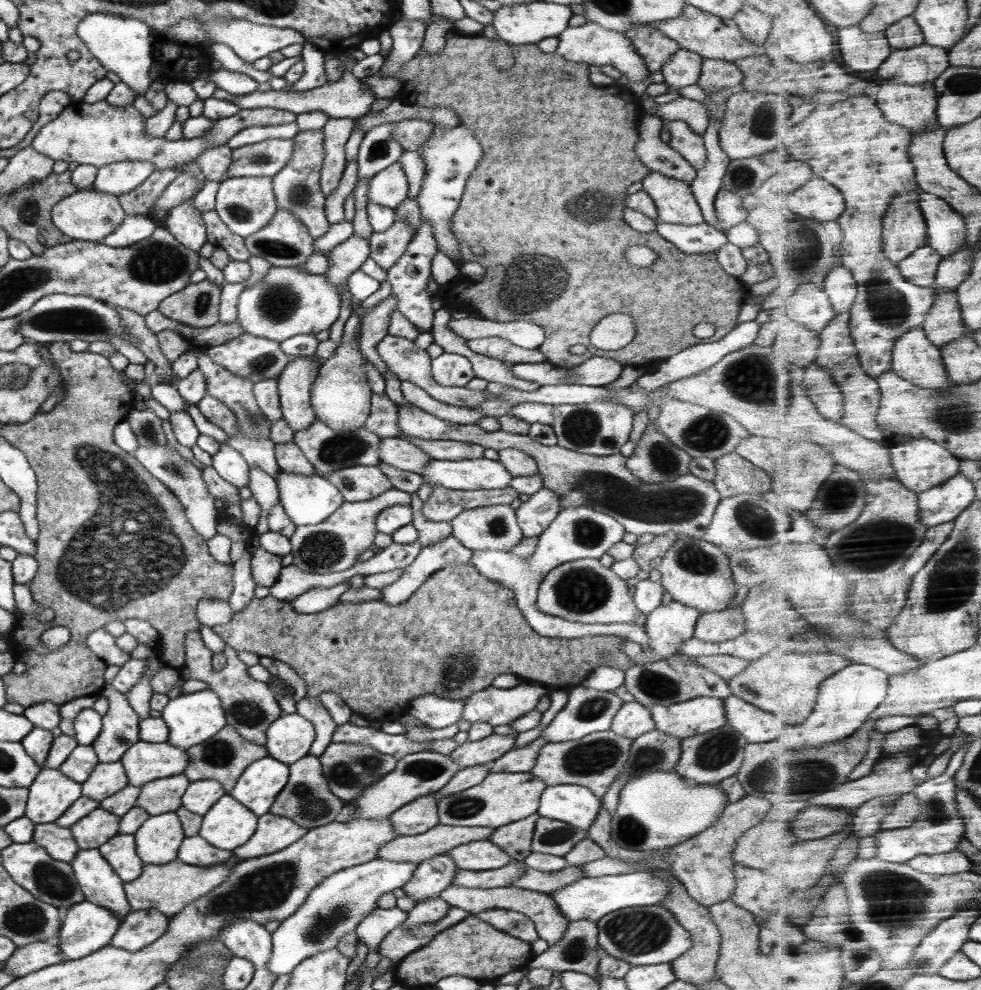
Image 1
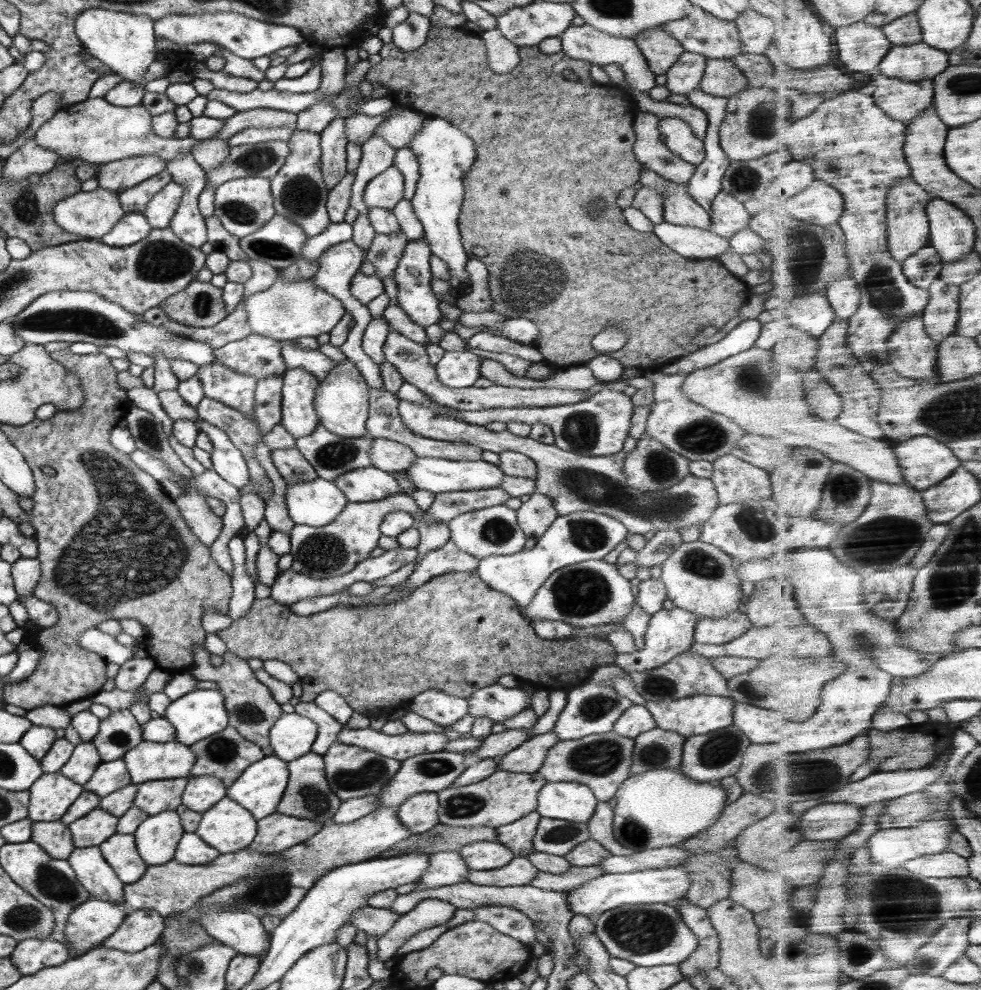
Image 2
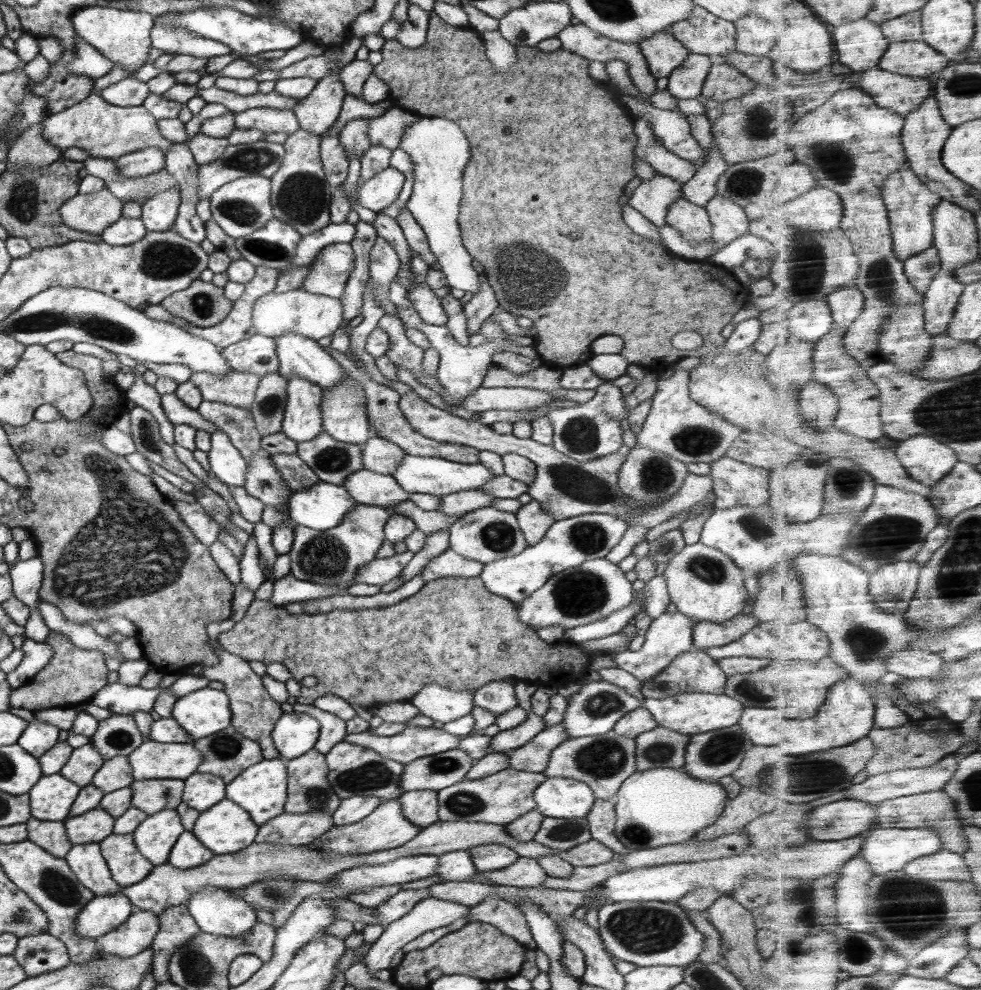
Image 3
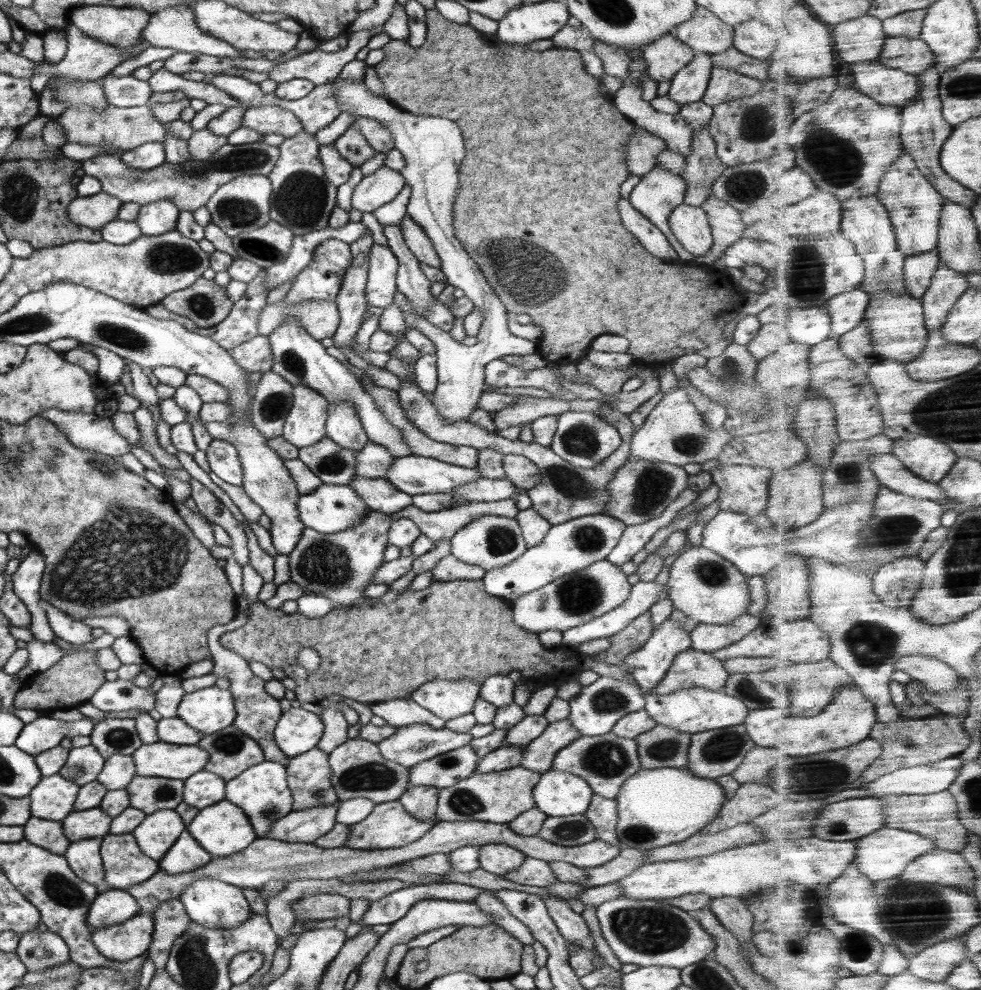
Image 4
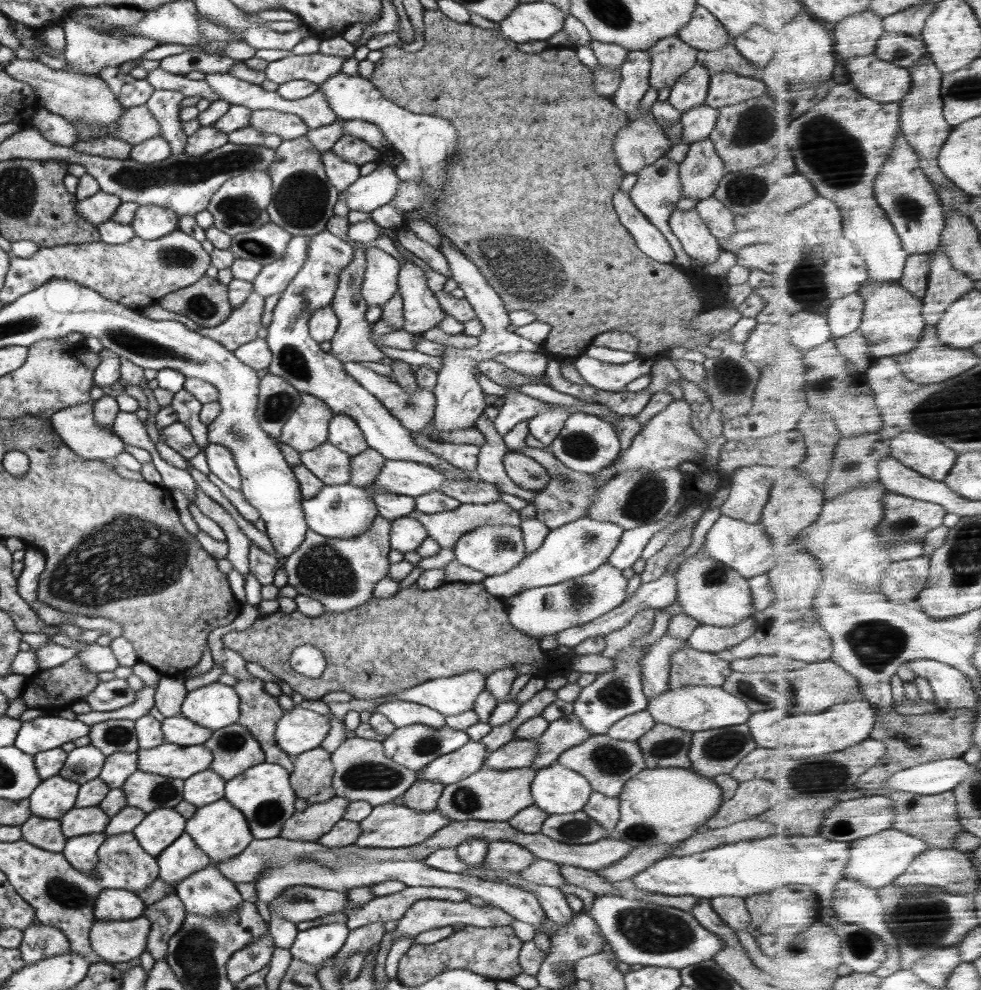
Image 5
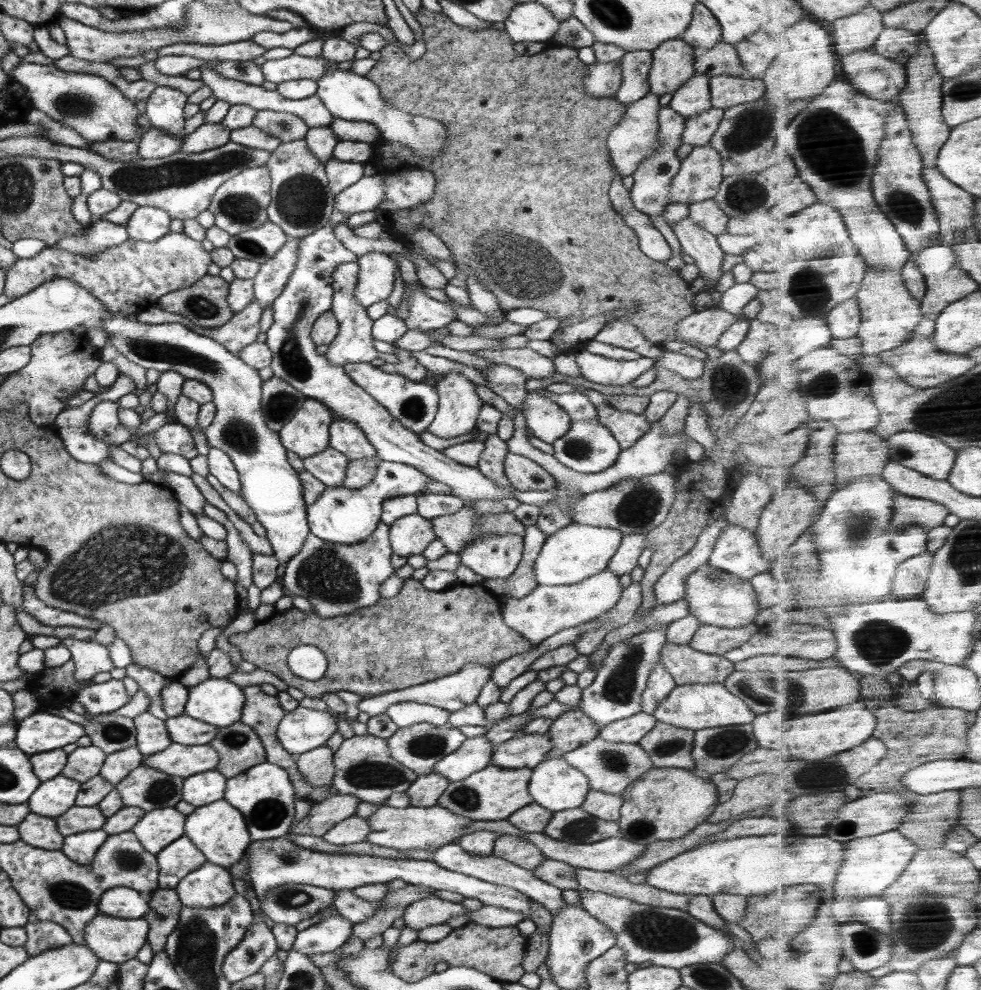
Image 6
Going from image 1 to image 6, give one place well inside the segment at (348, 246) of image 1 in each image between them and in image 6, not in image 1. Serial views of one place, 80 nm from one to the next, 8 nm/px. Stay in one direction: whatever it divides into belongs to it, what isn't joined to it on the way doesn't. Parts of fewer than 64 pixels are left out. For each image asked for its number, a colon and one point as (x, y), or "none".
2: (339, 263)
3: (332, 266)
4: (321, 280)
5: (297, 357)
6: (309, 292)

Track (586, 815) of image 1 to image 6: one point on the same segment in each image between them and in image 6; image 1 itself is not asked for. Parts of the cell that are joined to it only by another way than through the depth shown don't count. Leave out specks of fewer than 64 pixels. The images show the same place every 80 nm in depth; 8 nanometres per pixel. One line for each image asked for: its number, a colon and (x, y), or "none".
2: (569, 801)
3: (556, 797)
4: (557, 793)
5: (555, 789)
6: (554, 784)

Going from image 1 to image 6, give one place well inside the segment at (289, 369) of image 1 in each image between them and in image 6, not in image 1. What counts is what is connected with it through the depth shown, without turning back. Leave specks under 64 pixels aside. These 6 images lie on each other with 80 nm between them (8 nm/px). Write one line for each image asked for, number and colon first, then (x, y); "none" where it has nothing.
2: (298, 415)
3: (302, 421)
4: (305, 423)
5: (307, 427)
6: (307, 432)

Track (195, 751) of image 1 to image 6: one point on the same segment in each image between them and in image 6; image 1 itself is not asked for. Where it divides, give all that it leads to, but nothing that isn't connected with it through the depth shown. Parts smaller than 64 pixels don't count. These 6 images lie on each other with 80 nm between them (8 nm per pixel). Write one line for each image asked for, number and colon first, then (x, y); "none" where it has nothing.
2: (226, 754)
3: (227, 753)
4: (230, 751)
5: (234, 749)
6: (239, 747)

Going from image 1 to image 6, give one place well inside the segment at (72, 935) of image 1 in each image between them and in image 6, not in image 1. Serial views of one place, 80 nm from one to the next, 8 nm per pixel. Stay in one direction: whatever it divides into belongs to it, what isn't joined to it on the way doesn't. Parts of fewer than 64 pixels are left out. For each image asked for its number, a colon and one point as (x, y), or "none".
2: (92, 922)
3: (102, 914)
4: (113, 906)
5: (119, 905)
6: (121, 902)

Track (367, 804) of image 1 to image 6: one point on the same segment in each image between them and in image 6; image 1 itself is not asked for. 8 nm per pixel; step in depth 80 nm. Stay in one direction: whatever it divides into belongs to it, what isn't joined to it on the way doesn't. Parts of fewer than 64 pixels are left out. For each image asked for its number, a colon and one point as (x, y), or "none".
2: (428, 772)
3: (439, 771)
4: (444, 770)
5: (455, 766)
6: (474, 754)

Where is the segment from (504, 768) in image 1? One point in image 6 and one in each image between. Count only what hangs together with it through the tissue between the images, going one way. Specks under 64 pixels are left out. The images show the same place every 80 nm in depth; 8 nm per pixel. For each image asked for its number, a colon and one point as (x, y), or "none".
2: (528, 758)
3: (533, 756)
4: (538, 755)
5: (565, 732)
6: (572, 729)

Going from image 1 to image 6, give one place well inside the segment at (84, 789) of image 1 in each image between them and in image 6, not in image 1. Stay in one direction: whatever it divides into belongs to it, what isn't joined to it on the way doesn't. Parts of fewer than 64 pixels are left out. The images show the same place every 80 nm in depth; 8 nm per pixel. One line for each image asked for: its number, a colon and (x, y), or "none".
2: (109, 776)
3: (116, 773)
4: (119, 769)
5: (118, 766)
6: (117, 765)

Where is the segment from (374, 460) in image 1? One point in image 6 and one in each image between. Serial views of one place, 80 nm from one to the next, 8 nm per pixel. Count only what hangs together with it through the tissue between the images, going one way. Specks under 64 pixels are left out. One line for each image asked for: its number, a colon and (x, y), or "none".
2: (331, 455)
3: (332, 460)
4: (335, 465)
5: (332, 466)
6: (329, 466)

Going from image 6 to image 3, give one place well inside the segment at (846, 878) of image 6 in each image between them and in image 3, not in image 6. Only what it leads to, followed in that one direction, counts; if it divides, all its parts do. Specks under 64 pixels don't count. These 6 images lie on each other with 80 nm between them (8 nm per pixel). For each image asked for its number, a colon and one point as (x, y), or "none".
3: (887, 850)
4: (884, 855)
5: (878, 860)

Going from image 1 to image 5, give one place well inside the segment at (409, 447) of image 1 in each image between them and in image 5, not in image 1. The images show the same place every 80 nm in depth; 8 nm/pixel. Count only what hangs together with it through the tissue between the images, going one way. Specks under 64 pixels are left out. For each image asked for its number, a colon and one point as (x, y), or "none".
2: (391, 456)
3: (380, 455)
4: (373, 461)
5: (364, 468)

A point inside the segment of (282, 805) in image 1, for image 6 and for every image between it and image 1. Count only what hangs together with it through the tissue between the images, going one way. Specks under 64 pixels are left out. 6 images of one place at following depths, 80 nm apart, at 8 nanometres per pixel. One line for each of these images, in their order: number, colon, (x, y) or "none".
2: (307, 795)
3: (308, 790)
4: (308, 775)
5: (312, 775)
6: (316, 766)

